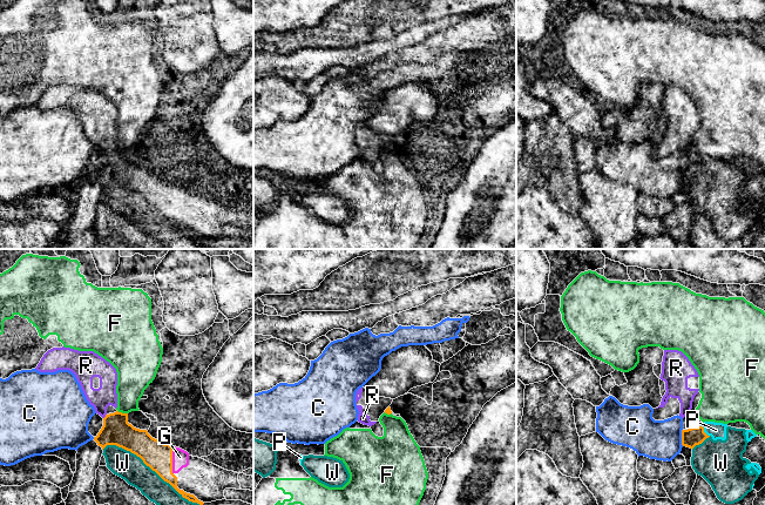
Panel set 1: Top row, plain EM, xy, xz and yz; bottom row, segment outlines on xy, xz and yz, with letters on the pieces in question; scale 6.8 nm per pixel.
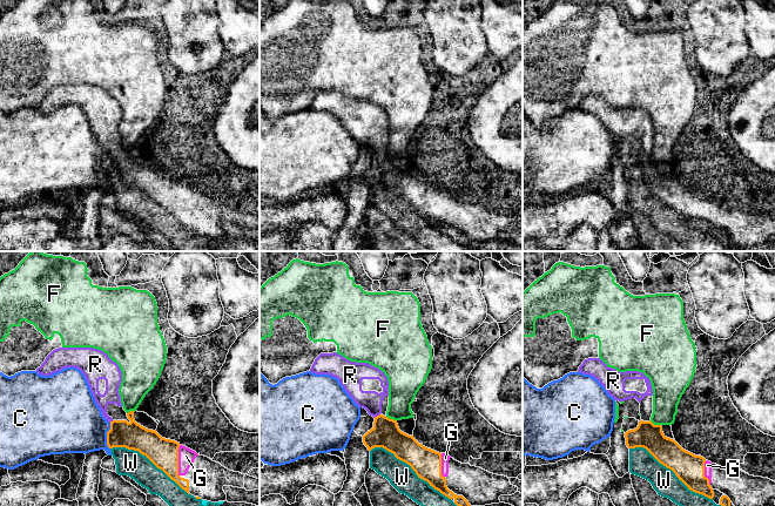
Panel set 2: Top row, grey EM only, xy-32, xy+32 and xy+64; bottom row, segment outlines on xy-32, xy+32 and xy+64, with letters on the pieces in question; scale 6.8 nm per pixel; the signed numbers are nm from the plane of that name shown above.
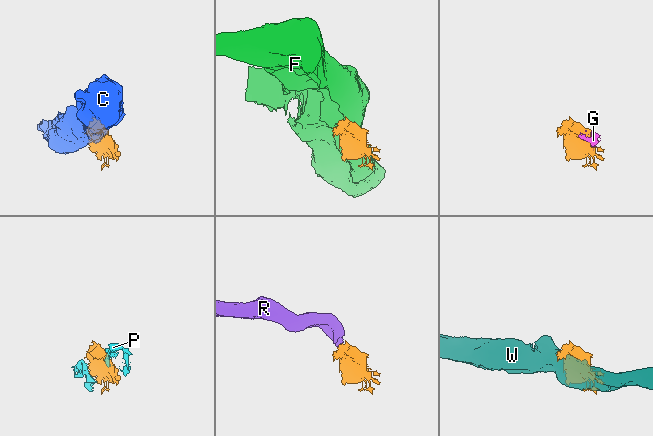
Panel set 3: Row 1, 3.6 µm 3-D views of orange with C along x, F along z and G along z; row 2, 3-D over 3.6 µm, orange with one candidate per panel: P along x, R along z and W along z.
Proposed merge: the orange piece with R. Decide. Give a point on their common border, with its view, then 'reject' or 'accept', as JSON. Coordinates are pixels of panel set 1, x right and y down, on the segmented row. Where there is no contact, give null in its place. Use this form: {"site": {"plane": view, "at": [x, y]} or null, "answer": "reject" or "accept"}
{"site": {"plane": "xy", "at": [106, 416]}, "answer": "accept"}

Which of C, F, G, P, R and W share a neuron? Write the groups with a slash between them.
C / F / G R / P W

